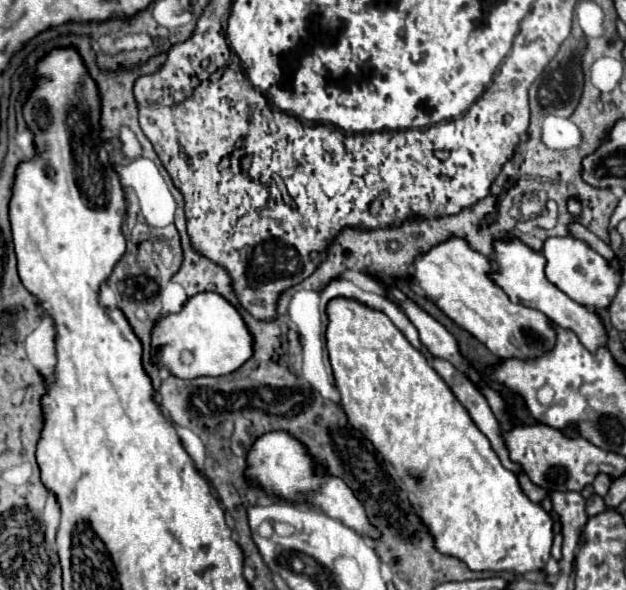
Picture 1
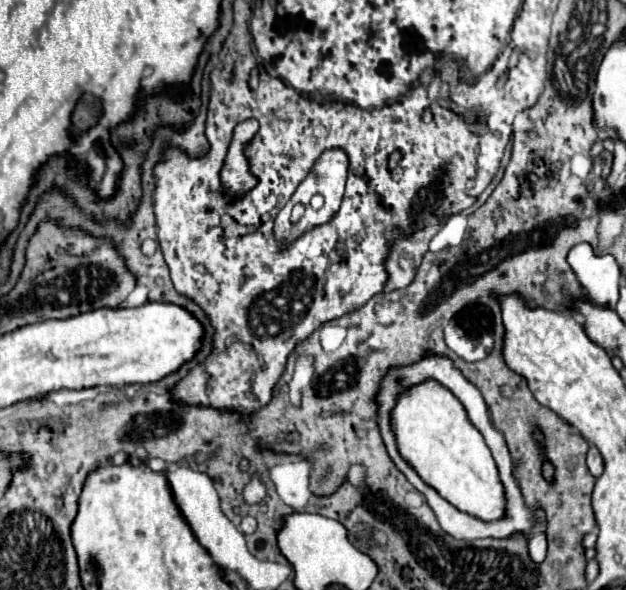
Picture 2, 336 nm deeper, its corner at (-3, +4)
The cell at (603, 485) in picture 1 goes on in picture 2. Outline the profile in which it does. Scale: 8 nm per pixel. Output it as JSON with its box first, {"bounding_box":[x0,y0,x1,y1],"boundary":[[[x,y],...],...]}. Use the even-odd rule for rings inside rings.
{"bounding_box":[588,445,604,477],"boundary":[[[590,445],[590,451],[588,451],[588,469],[594,477],[600,477],[604,467],[602,467],[602,455],[598,455],[598,449],[594,445]]]}

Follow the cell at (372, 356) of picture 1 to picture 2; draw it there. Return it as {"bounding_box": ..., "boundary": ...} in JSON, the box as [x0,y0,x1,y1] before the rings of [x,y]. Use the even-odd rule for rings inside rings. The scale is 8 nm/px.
{"bounding_box":[392,381,504,521],"boundary":[[[426,381],[420,385],[414,385],[406,393],[400,395],[394,413],[392,413],[392,425],[396,433],[396,443],[400,455],[416,469],[416,473],[434,487],[446,501],[450,501],[460,511],[480,517],[482,521],[494,521],[504,515],[504,489],[498,479],[498,469],[492,459],[490,449],[486,447],[480,431],[468,421],[468,415],[462,407],[462,403],[440,383]]]}

